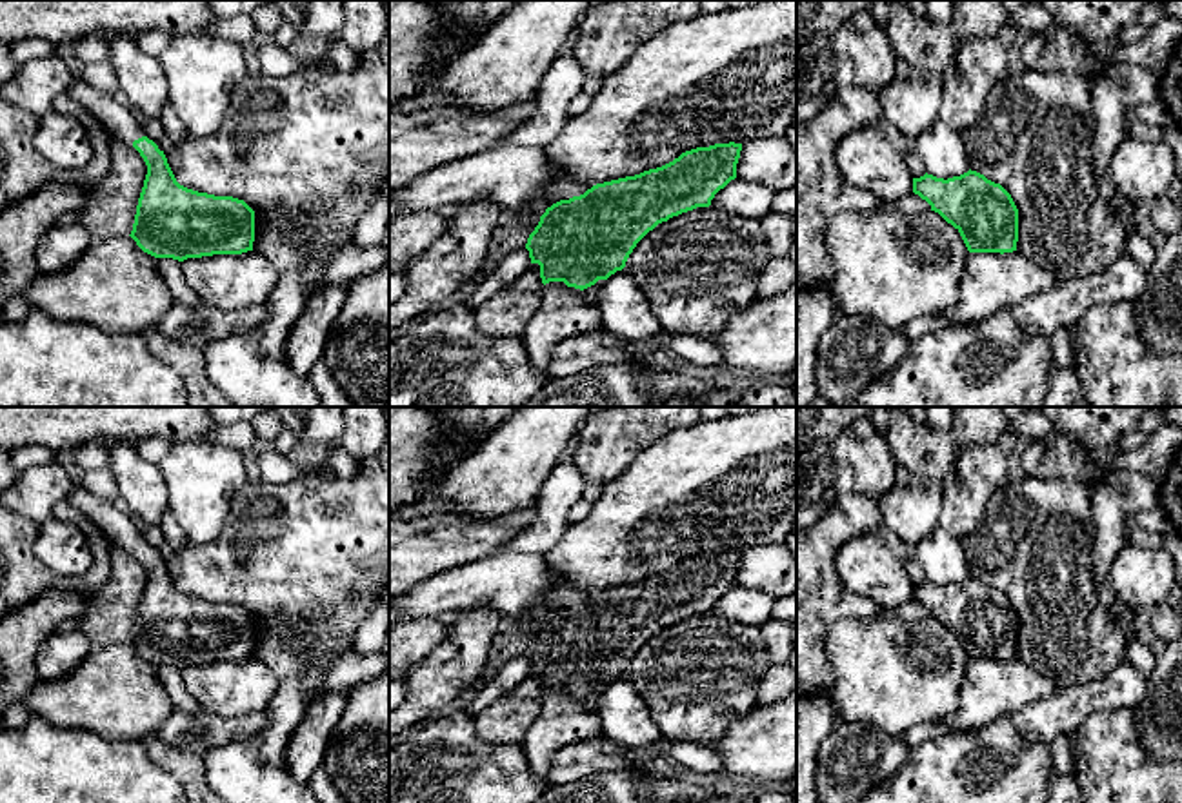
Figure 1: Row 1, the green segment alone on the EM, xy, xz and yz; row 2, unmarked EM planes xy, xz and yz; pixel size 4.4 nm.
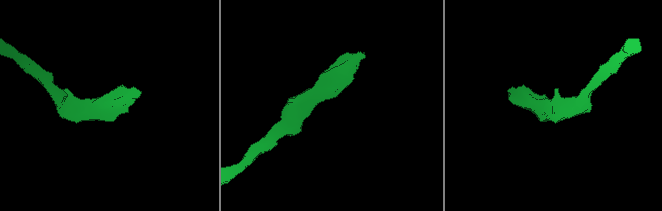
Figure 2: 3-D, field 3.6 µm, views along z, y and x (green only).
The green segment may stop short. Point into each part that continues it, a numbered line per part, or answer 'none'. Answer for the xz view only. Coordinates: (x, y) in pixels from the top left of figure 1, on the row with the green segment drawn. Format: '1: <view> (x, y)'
none

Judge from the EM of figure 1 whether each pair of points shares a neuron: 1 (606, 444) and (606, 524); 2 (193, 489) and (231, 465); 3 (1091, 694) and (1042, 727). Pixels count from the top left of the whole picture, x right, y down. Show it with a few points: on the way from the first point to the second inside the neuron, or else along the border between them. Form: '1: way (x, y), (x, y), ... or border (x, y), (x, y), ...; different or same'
1: border (639, 453), (604, 485); different
2: way (202, 480), (222, 469); same
3: way (1079, 702), (1055, 714); same

